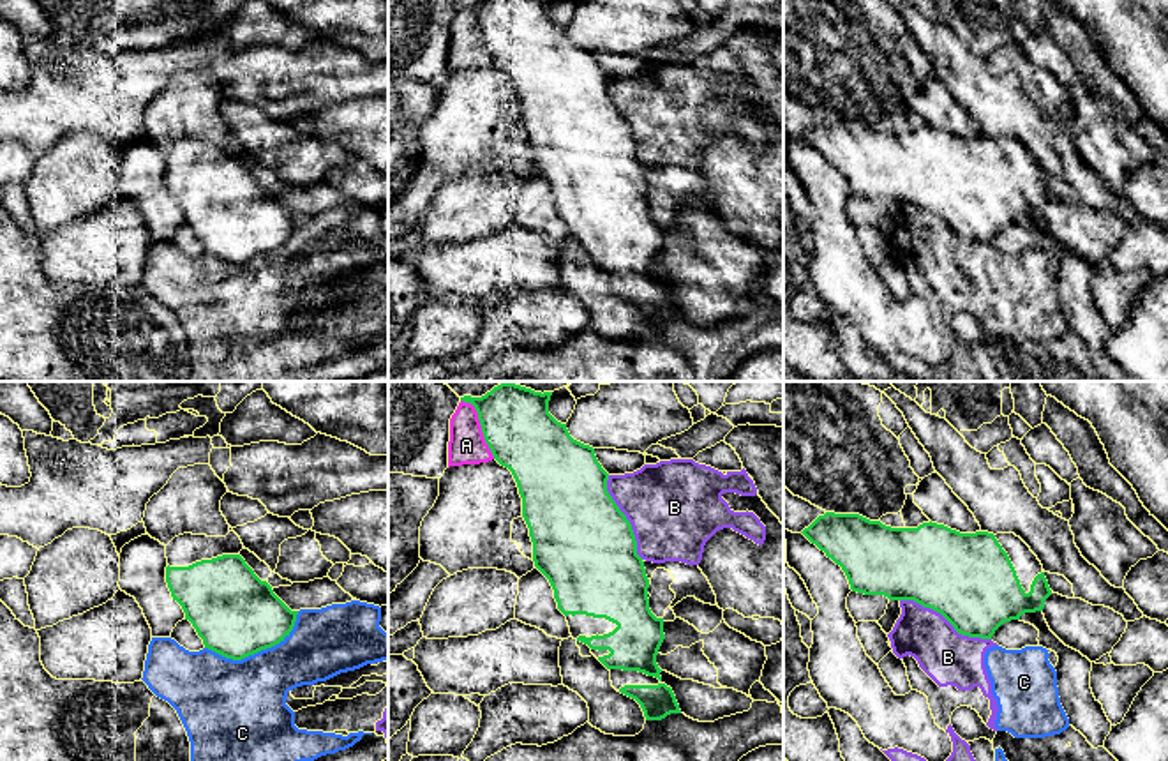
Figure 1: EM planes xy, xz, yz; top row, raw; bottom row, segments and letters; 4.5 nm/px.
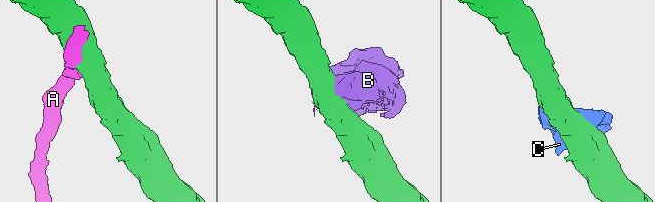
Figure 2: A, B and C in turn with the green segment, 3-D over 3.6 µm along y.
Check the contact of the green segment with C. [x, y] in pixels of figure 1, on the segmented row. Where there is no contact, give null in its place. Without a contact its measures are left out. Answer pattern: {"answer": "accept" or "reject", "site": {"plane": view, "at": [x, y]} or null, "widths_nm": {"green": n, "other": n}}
{"answer": "reject", "site": {"plane": "xy", "at": [256, 652]}, "widths_nm": {"green": 380, "other": 400}}

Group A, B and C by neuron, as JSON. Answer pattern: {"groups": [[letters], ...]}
{"groups": [["A"], ["B", "C"]]}

